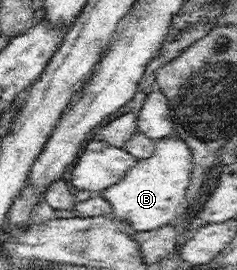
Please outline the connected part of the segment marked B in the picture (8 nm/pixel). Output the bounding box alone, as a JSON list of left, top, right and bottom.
[100,136,193,232]

